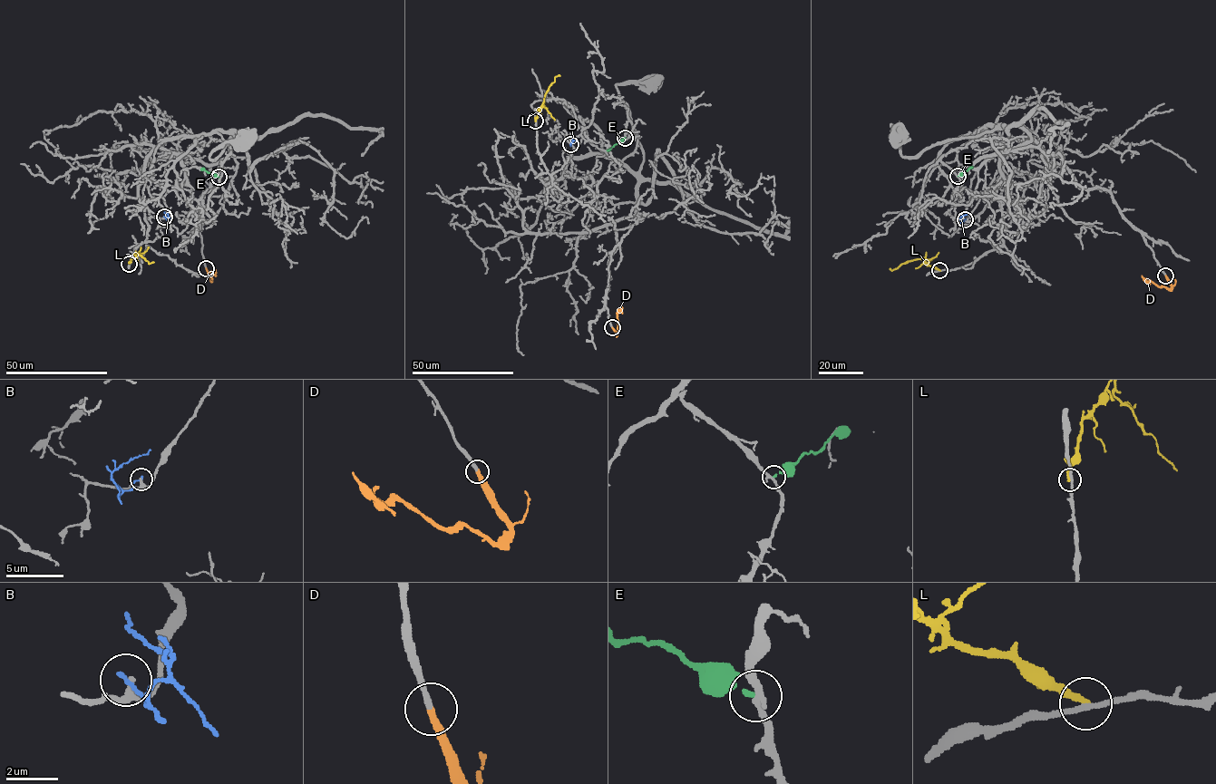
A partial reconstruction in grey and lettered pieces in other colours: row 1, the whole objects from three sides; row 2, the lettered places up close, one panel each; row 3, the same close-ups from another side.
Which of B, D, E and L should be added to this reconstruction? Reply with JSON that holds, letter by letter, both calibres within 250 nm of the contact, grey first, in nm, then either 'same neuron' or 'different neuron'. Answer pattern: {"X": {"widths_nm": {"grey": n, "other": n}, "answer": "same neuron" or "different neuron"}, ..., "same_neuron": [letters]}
{"B": {"widths_nm": {"grey": 220, "other": 170}, "answer": "different neuron"}, "D": {"widths_nm": {"grey": 240, "other": 320}, "answer": "same neuron"}, "E": {"widths_nm": {"grey": 240, "other": 140}, "answer": "different neuron"}, "L": {"widths_nm": {"grey": 200, "other": 320}, "answer": "different neuron"}, "same_neuron": ["D"]}

